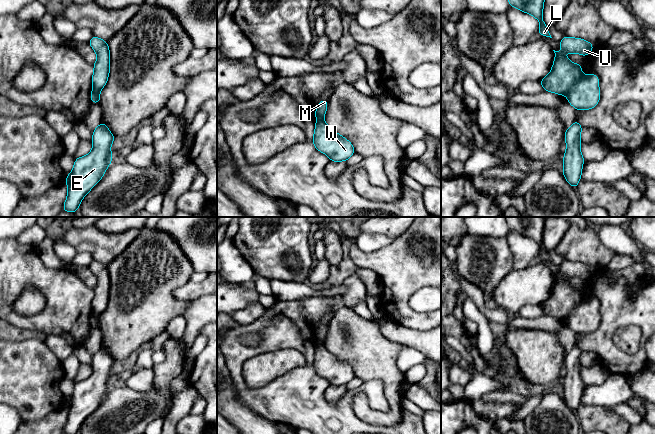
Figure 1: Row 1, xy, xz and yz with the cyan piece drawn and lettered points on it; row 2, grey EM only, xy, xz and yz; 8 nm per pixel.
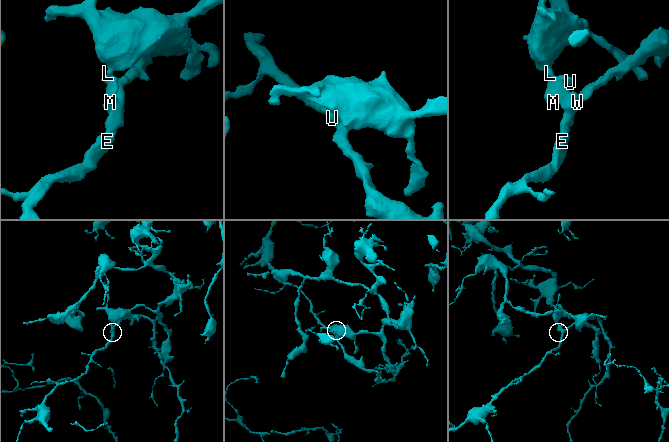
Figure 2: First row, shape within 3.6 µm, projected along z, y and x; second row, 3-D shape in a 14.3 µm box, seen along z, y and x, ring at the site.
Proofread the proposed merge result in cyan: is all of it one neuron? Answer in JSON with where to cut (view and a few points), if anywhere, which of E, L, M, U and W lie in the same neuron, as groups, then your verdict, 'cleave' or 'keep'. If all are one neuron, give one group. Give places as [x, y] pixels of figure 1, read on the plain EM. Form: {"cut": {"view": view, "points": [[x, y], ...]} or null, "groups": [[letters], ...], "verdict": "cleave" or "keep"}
{"cut": {"view": "yz", "points": [[582, 300], [566, 318]]}, "groups": [["E", "W"], ["L", "M", "U"]], "verdict": "cleave"}

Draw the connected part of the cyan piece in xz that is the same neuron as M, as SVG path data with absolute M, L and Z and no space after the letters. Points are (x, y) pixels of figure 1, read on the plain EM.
M323 323L322 325L320 325L319 329L315 334L316 344L320 345L324 344L324 340L327 334L327 328L328 328L328 323Z

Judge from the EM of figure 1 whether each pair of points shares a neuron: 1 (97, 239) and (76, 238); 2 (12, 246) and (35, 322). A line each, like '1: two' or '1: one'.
1: one
2: one

